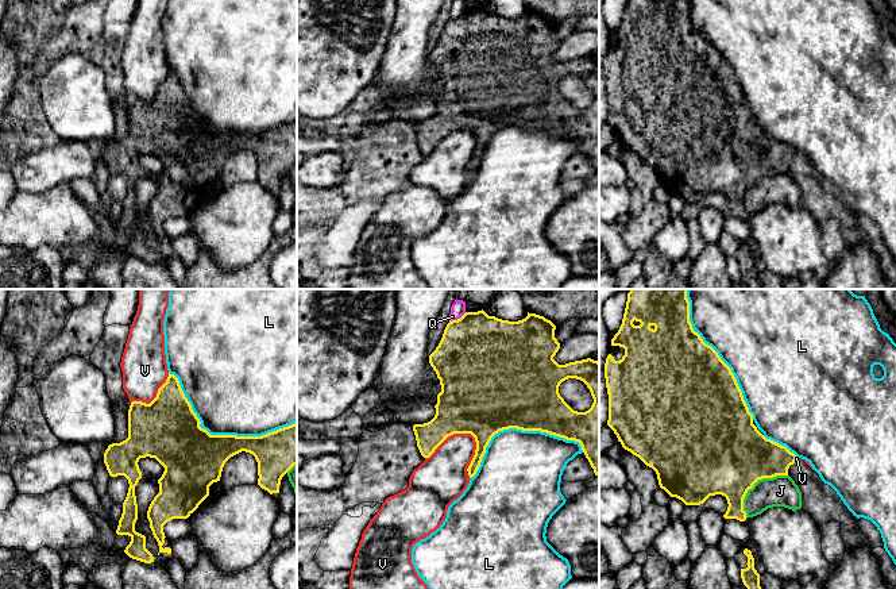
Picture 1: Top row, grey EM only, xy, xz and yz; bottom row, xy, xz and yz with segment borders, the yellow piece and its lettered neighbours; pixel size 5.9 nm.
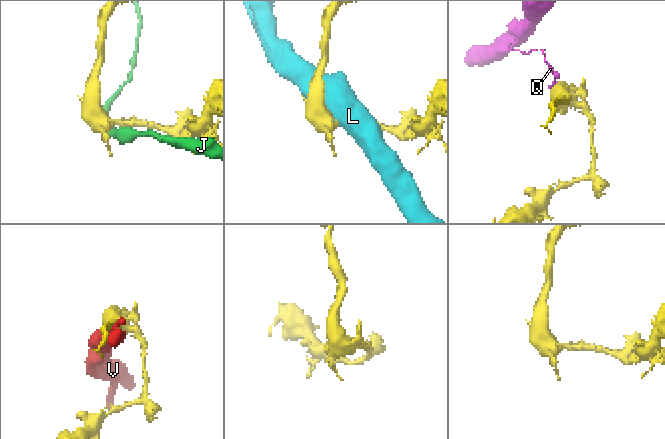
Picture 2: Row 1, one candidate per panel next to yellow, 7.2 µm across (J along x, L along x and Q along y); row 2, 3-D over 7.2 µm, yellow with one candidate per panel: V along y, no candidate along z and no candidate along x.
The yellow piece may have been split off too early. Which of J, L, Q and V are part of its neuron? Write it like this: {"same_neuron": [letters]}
{"same_neuron": []}

